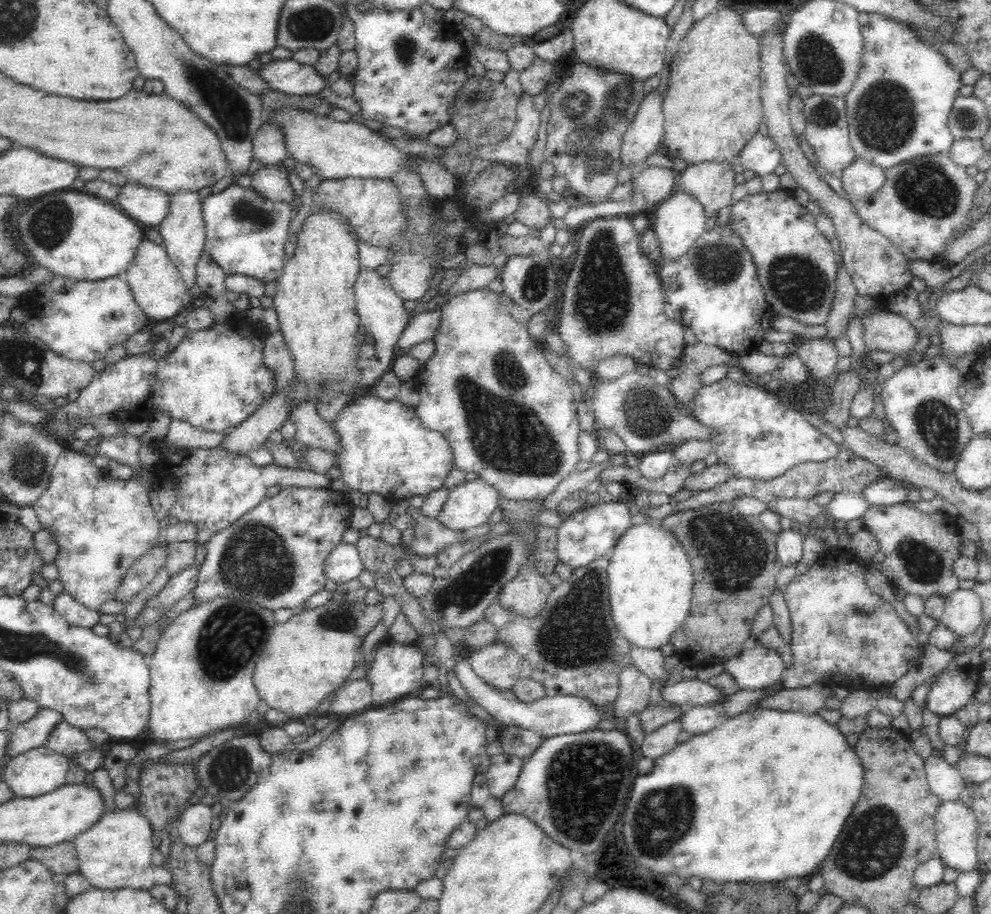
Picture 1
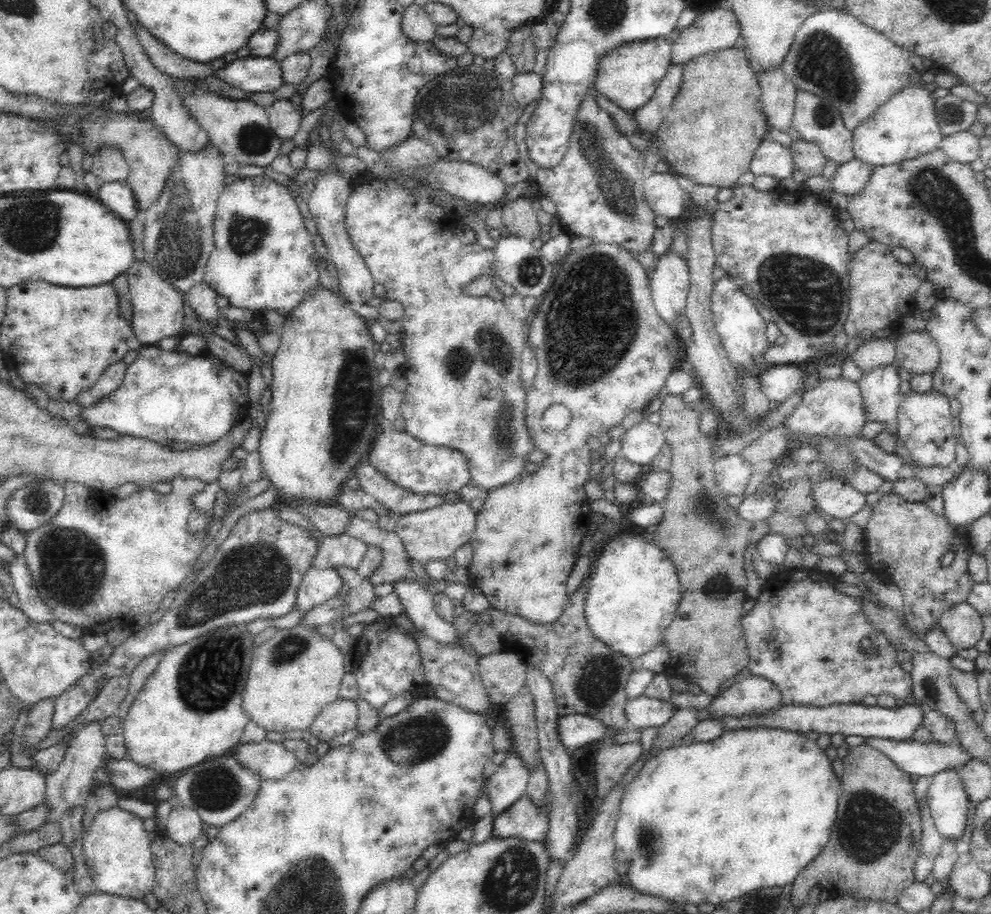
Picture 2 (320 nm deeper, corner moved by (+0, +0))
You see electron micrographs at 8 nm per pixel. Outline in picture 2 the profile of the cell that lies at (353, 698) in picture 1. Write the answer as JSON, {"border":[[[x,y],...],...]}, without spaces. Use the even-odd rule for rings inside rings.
{"border":[[[338,699],[319,712],[309,731],[319,742],[326,743],[335,736],[353,730],[357,720],[357,703],[354,700]]]}

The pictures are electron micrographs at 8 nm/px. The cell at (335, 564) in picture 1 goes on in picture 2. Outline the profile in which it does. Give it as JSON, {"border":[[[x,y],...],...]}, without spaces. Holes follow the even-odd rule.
{"border":[[[310,568],[299,585],[295,611],[306,613],[312,608],[336,597],[343,588],[343,580],[336,570],[326,568]]]}

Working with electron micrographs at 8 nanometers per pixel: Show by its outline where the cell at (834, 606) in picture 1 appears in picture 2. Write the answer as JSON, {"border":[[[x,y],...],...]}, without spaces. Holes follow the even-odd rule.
{"border":[[[814,569],[788,572],[788,580],[772,590],[760,592],[754,598],[754,606],[749,610],[743,610],[741,626],[747,650],[749,663],[747,669],[752,676],[762,677],[772,681],[782,694],[784,706],[810,706],[826,707],[836,704],[862,704],[868,695],[879,697],[889,695],[898,703],[902,703],[907,697],[911,697],[912,679],[911,673],[906,673],[896,663],[896,651],[891,643],[877,632],[864,617],[861,610],[861,602],[856,597],[846,596],[834,590],[833,583],[837,578],[819,573]],[[864,638],[872,641],[874,653],[868,654],[861,648]]]}

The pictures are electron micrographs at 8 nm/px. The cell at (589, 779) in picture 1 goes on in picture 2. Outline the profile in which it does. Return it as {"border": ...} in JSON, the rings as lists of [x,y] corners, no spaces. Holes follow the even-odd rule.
{"border":[[[524,795],[510,808],[495,815],[492,837],[497,840],[518,838],[526,841],[544,841],[548,830],[548,813],[540,813],[538,807]]]}

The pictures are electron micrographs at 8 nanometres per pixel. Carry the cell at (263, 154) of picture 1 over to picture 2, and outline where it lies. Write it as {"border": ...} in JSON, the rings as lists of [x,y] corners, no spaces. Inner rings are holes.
{"border":[[[276,99],[265,110],[270,120],[270,127],[280,141],[293,138],[300,129],[304,112],[297,110],[297,106],[290,99]]]}

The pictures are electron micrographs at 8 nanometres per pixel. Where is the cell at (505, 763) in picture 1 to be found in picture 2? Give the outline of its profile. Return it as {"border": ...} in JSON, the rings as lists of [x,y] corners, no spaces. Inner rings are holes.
{"border":[[[511,747],[503,764],[486,782],[489,794],[490,810],[493,815],[504,812],[525,794],[530,771],[522,763]]]}

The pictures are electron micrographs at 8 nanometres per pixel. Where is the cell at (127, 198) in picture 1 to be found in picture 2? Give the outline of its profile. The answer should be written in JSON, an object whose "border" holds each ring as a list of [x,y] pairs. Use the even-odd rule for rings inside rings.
{"border":[[[118,180],[104,182],[95,197],[126,222],[132,221],[140,214],[136,209],[131,186],[126,182]]]}

